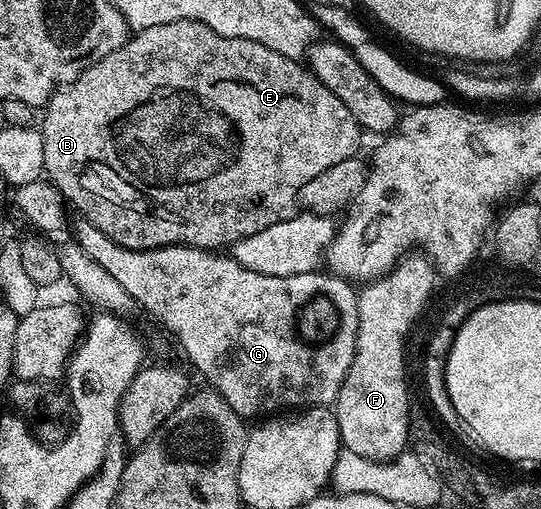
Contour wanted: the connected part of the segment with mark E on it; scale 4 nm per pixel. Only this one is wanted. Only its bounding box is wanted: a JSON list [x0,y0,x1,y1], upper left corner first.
[41,21,361,251]

